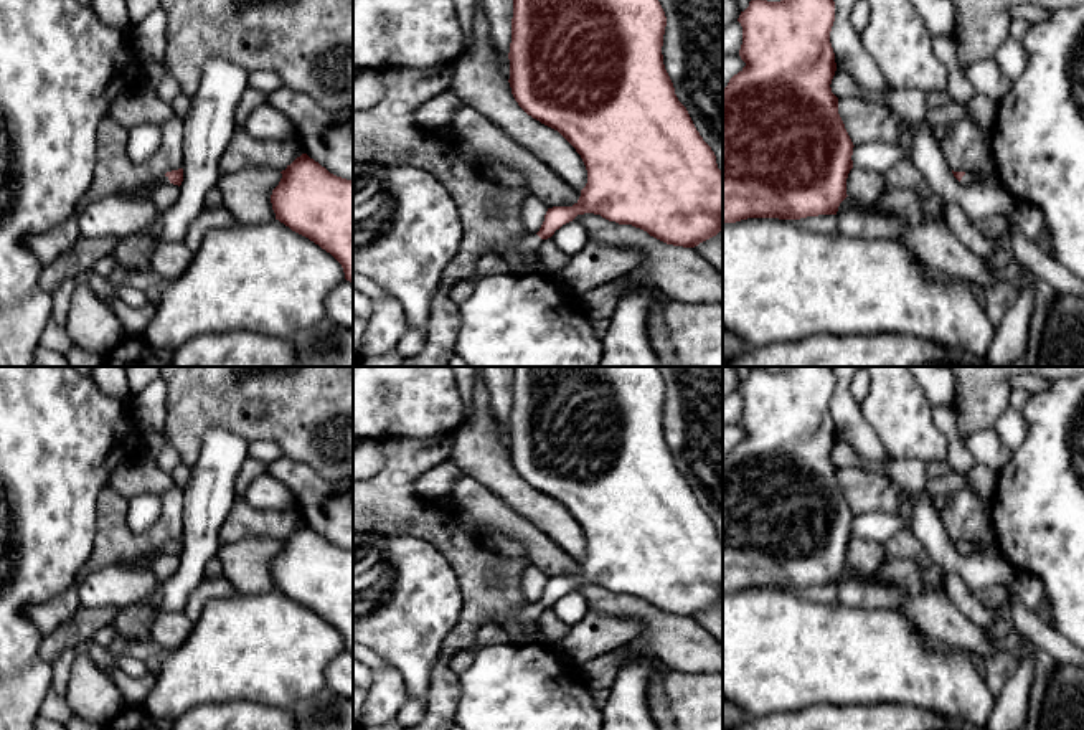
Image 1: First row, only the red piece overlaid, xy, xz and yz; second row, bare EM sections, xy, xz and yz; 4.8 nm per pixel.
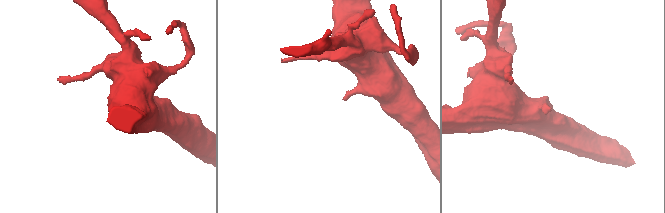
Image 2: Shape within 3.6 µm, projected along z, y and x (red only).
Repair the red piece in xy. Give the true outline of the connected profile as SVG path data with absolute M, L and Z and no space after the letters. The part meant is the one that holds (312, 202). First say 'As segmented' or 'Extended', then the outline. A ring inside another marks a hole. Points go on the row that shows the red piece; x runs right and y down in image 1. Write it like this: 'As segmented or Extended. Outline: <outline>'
As segmented. Outline: M307 154L280 173L271 195L276 220L330 253L342 264L345 279L353 282L353 182L330 173Z

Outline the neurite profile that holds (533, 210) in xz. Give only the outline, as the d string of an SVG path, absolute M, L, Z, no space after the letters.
M528 193L521 208L521 220L530 235L540 231L544 221L546 211L548 211L548 206L533 193Z

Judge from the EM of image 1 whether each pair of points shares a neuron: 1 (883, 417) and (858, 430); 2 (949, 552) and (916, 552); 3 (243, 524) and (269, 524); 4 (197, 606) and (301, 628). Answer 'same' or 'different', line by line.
1: different
2: different
3: same
4: different

